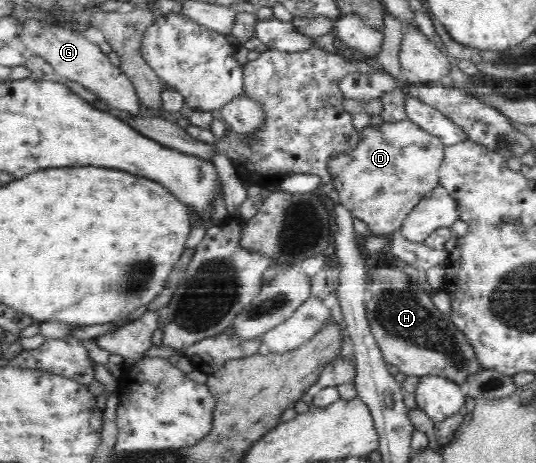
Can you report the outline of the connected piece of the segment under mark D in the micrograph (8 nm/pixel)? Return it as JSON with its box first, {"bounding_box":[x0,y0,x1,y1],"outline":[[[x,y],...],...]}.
{"bounding_box":[330,117,446,236],"outline":[[[409,117],[396,123],[383,123],[372,128],[367,126],[362,130],[359,146],[345,158],[335,159],[330,164],[330,171],[335,178],[335,191],[338,192],[339,202],[343,204],[353,216],[367,224],[369,230],[380,236],[386,236],[399,229],[407,215],[417,206],[417,203],[433,188],[438,186],[438,168],[444,156],[446,146],[442,140],[423,130]]]}

